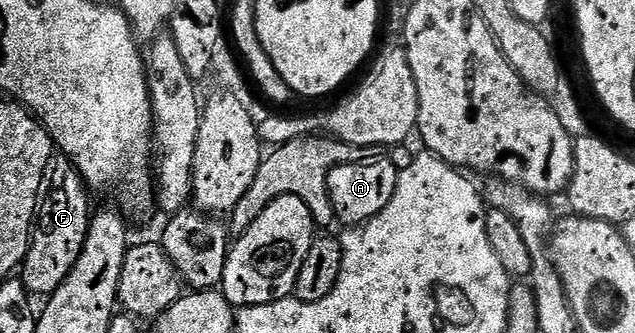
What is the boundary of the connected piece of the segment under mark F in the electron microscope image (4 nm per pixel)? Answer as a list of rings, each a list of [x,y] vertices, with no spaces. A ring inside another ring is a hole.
[[[55,157],[46,170],[44,190],[38,200],[36,222],[30,236],[30,248],[22,260],[22,283],[34,295],[48,297],[72,273],[80,253],[84,249],[86,234],[90,232],[92,206],[82,174],[65,157]]]

